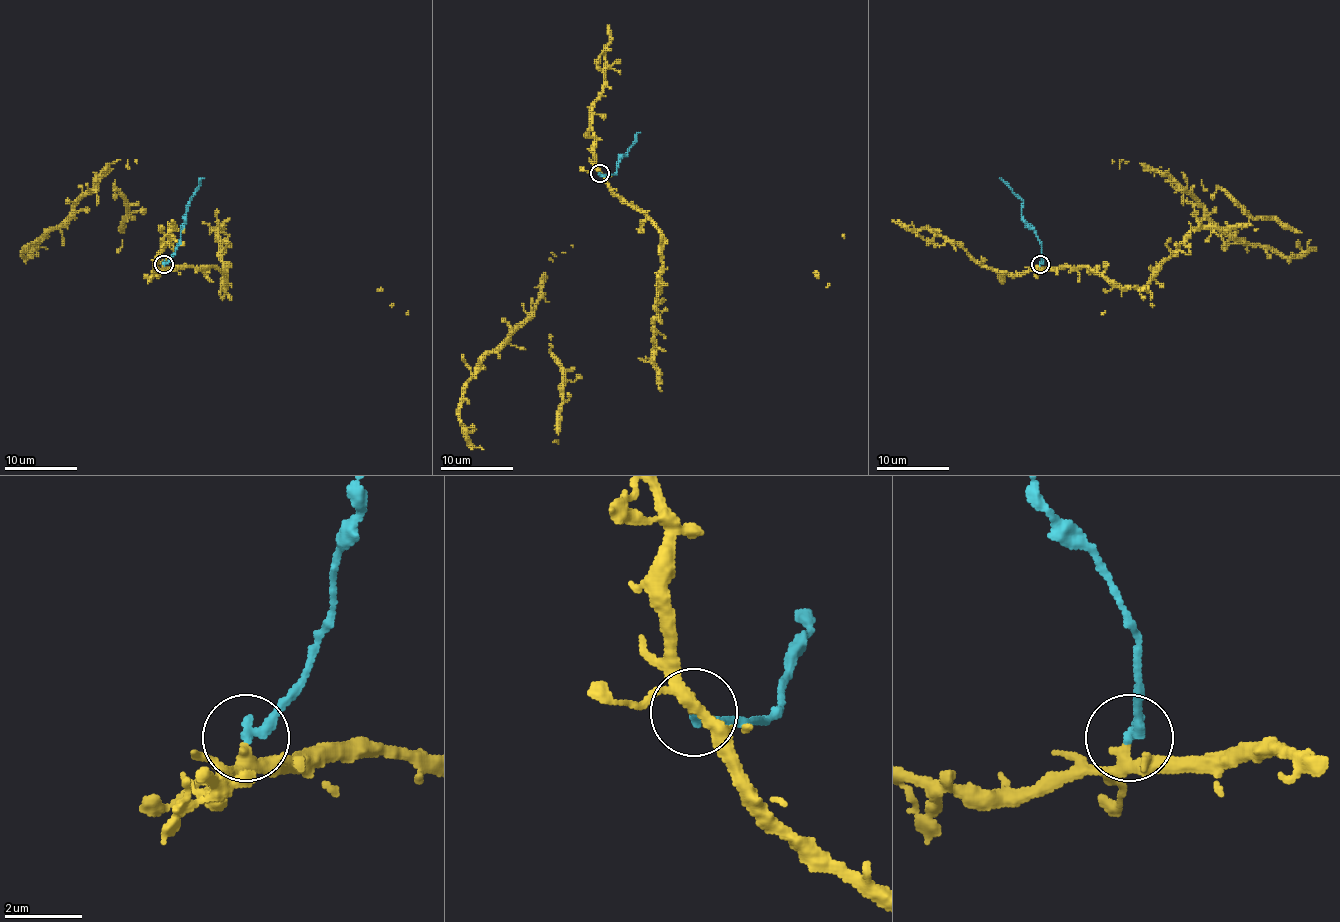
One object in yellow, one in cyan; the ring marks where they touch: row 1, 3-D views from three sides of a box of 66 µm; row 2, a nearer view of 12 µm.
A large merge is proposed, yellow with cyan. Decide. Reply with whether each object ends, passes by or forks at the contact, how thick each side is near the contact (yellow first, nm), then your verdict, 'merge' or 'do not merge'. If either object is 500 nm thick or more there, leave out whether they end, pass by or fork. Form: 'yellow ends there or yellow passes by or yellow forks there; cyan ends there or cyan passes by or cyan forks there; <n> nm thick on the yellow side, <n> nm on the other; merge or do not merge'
yellow passes by; cyan ends there; 280 nm thick on the yellow side, 280 nm on the other; do not merge

